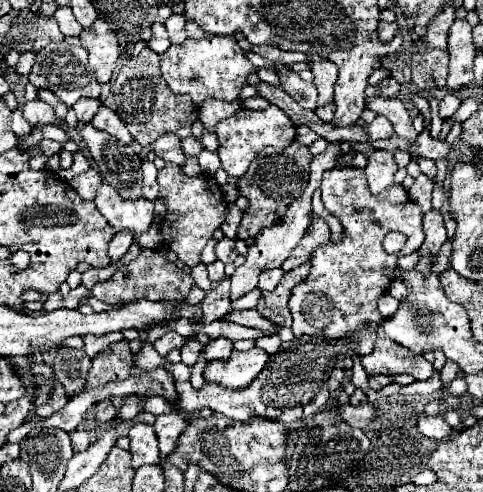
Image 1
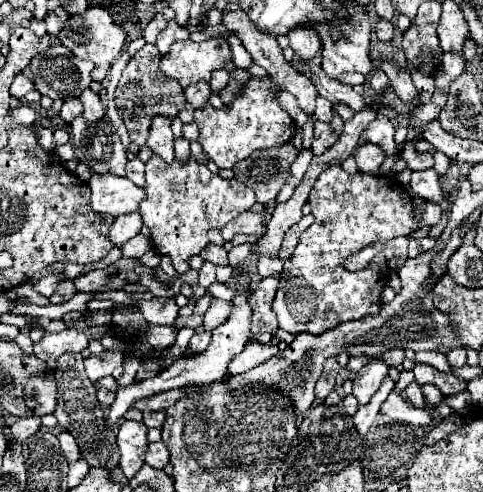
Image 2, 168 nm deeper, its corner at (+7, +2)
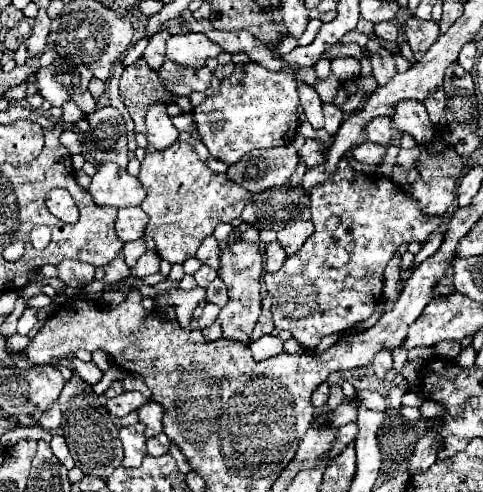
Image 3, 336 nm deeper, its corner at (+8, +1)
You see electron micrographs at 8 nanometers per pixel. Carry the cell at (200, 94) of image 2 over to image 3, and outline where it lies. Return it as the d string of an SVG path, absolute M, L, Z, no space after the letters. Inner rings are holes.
M166 61L160 71L160 83L174 95L188 95L194 91L206 91L210 87L212 71L208 67L202 69L184 69L180 63Z

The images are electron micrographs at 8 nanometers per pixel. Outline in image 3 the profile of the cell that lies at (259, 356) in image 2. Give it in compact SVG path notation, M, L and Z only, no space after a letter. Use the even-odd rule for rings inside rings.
M264 335L256 341L250 343L250 349L252 349L252 355L256 361L262 361L262 359L268 359L268 357L274 357L274 355L280 355L284 353L284 347L282 347L282 339L274 337L274 335Z

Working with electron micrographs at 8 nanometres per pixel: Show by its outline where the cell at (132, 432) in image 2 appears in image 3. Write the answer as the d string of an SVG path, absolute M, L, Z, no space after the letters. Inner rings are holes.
M134 423L128 427L120 427L120 441L124 445L124 467L140 467L144 455L146 455L146 437L144 437L144 425Z

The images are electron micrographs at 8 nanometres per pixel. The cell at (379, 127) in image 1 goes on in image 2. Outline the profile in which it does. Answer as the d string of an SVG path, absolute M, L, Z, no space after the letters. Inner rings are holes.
M379 112L379 114L375 116L375 120L369 122L369 126L365 128L365 138L367 138L369 142L381 146L387 156L393 156L393 154L395 154L393 134L395 134L395 126L393 126L393 122L389 120L389 116L383 114L383 112Z

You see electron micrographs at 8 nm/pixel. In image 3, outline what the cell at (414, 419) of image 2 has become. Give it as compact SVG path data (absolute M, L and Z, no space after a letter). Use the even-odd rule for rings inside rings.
M358 391L356 393L362 401L362 405L366 405L368 409L374 409L374 411L384 411L384 397L376 391Z

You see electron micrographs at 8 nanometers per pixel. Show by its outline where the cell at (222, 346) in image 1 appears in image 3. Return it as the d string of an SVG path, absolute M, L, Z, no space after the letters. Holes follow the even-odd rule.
M236 241L220 251L220 269L218 277L224 281L228 289L228 303L220 309L218 321L222 323L224 337L236 339L240 343L250 343L250 333L254 331L254 325L260 315L260 275L262 275L262 255L260 247L256 243Z

